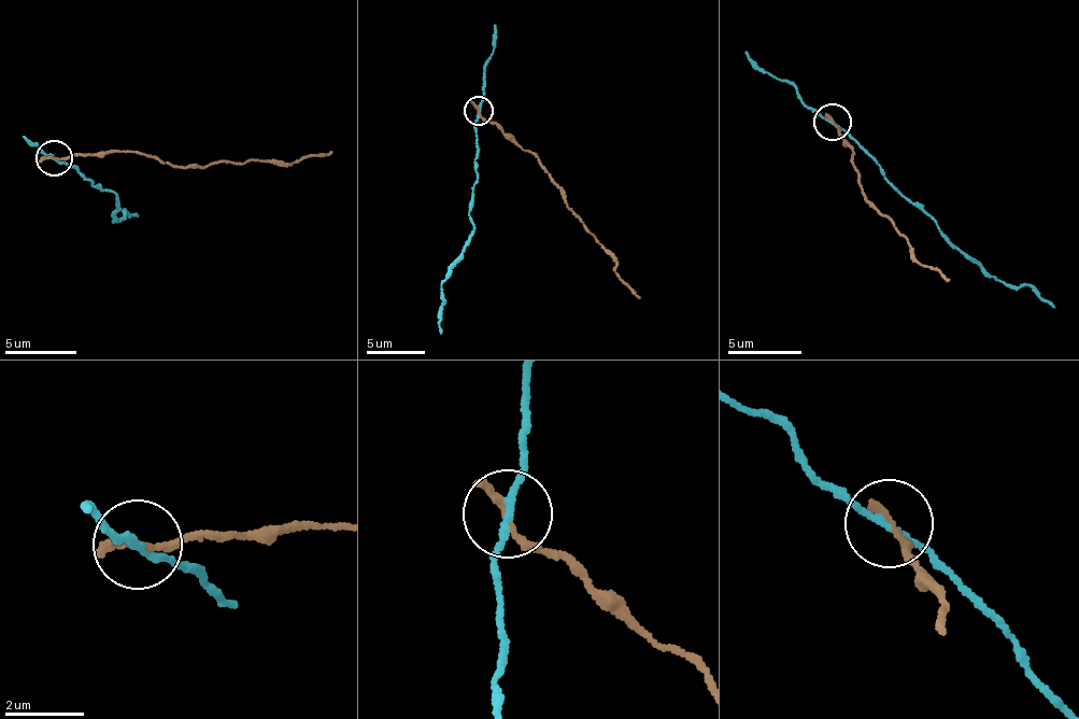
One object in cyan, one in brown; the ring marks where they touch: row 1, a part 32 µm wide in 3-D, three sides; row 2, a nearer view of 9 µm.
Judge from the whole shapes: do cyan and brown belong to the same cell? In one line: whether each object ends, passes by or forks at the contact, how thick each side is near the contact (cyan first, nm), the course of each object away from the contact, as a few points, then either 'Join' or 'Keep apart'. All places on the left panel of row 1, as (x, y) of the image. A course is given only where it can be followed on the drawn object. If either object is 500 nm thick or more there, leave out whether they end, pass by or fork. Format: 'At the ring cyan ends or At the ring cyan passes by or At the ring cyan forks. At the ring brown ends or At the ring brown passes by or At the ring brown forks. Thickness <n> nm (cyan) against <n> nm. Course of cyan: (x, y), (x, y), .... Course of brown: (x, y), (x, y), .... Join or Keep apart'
At the ring cyan passes by. At the ring brown ends. Thickness 150 nm (cyan) against 240 nm. Course of cyan: (53, 157), (68, 164), (119, 199), (115, 221), (126, 209), (138, 216). Course of brown: (53, 157), (116, 150), (143, 153), (165, 164), (203, 167), (274, 158), (288, 166), (292, 161), (334, 150). Keep apart

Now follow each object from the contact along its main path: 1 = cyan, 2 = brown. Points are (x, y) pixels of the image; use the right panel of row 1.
1: (832, 121), (865, 147), (886, 179), (928, 212), (949, 240), (1002, 282), (1033, 286), (1056, 308)
2: (832, 121), (852, 147), (850, 161), (857, 184), (912, 248), (919, 264), (930, 265), (949, 279)

